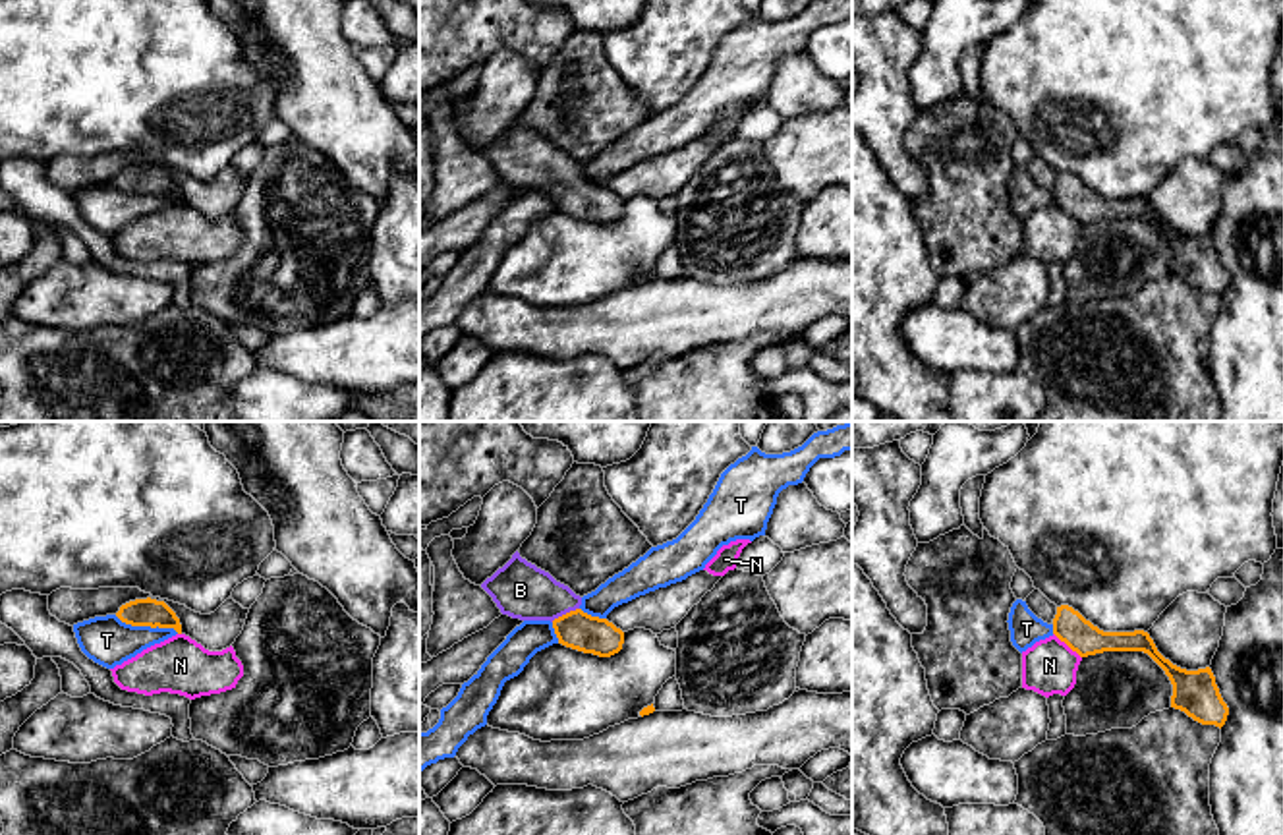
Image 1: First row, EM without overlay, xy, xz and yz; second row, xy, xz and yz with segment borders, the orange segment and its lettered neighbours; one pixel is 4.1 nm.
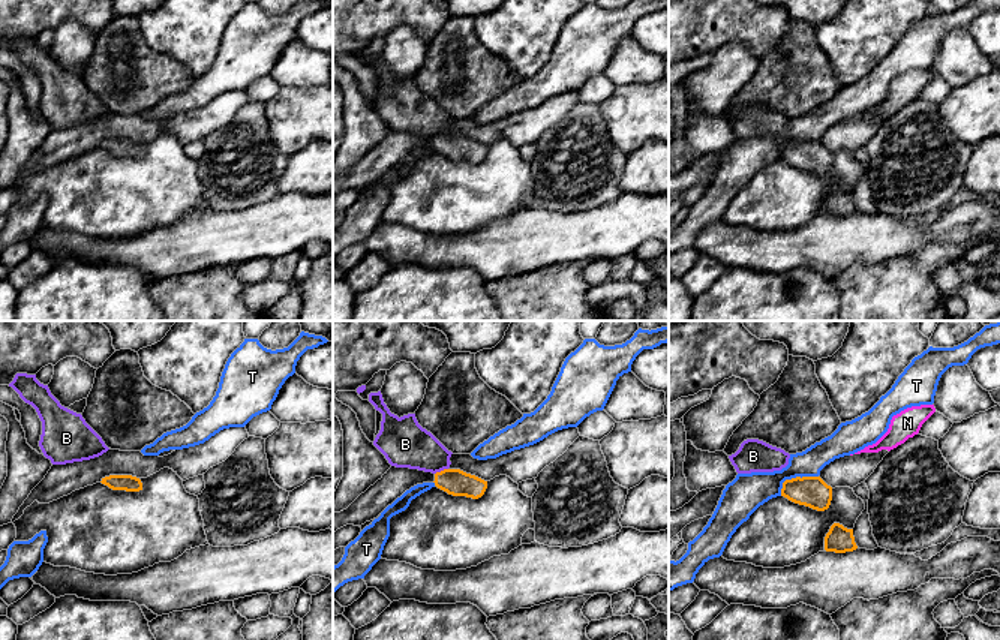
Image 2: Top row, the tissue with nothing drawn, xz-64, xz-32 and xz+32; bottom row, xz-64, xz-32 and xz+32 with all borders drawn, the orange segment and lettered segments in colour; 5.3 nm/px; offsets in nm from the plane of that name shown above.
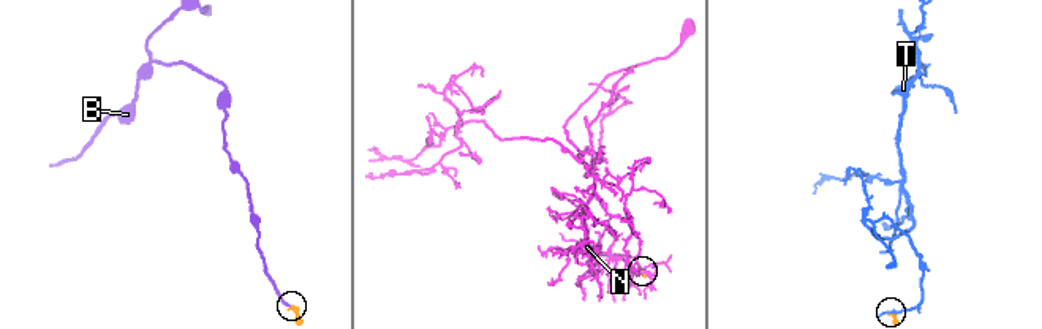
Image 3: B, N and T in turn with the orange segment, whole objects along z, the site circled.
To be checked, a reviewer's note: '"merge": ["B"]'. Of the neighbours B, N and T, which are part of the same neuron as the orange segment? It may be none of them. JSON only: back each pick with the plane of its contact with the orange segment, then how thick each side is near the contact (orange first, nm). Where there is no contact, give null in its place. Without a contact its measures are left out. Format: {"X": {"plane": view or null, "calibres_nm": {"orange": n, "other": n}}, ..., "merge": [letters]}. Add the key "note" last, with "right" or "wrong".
{"B": {"plane": "xz", "calibres_nm": {"orange": 160, "other": 240}}, "merge": ["B"], "note": "right"}

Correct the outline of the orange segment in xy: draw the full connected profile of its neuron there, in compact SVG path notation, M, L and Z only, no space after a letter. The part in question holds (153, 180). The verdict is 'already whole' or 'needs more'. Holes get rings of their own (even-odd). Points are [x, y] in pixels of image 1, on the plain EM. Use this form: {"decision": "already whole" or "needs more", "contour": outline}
{"decision": "already whole", "contour": "M151 164L122 172L116 184L131 193L174 195L182 201L182 191L176 180L164 168Z"}

